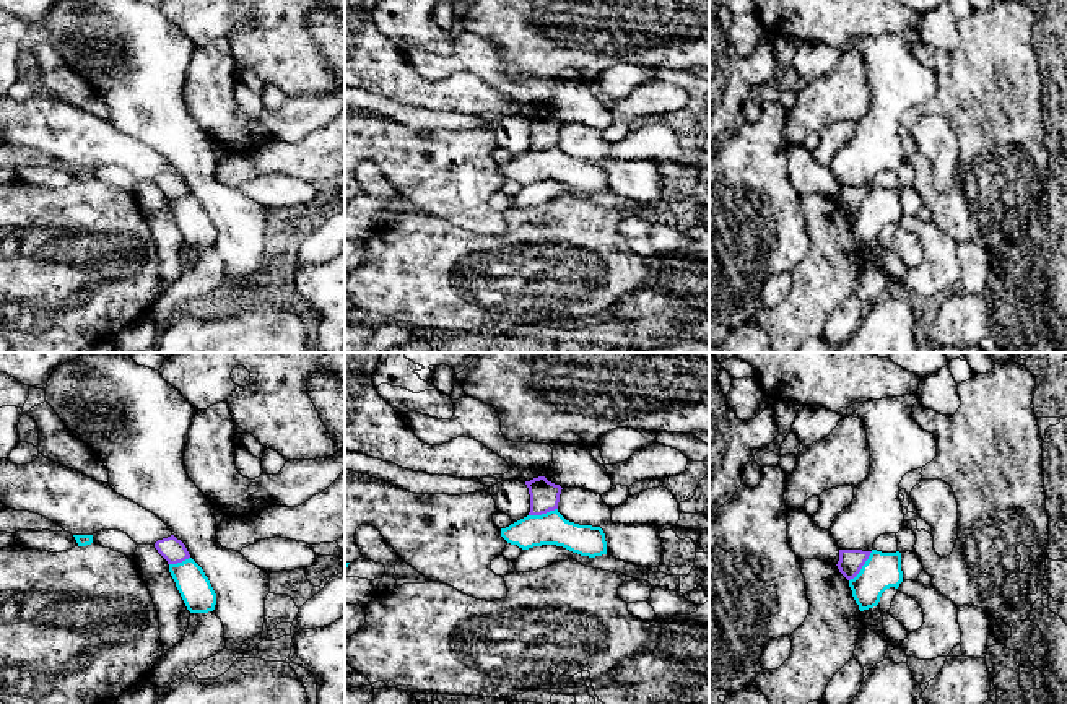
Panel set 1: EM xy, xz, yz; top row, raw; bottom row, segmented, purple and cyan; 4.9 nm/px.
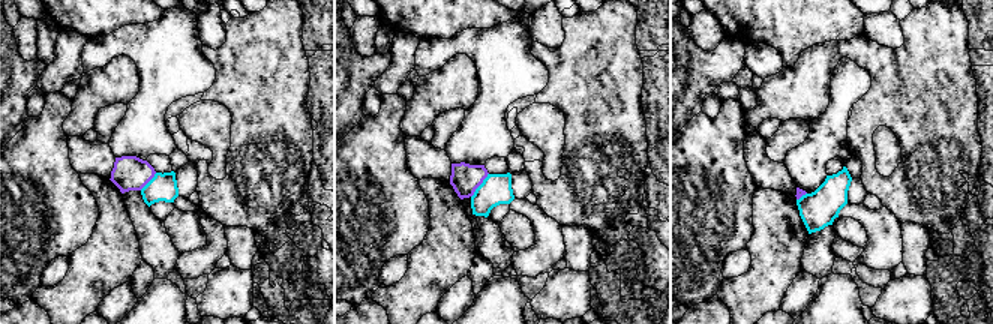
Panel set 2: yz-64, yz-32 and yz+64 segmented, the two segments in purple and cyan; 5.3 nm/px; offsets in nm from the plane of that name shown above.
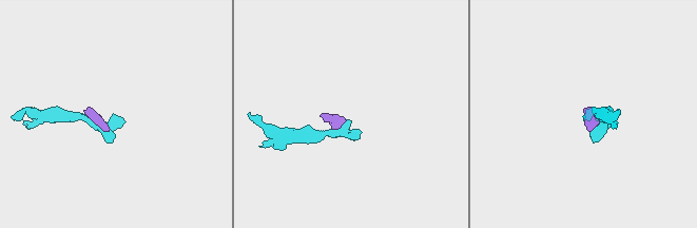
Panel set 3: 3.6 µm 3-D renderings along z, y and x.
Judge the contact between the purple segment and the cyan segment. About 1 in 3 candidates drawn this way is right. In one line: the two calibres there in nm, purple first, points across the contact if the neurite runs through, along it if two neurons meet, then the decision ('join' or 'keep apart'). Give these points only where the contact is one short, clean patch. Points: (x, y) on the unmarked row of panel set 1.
120 nm thick on the purple side, 180 nm on the other; border along yz (872, 187), (849, 217); keep apart

